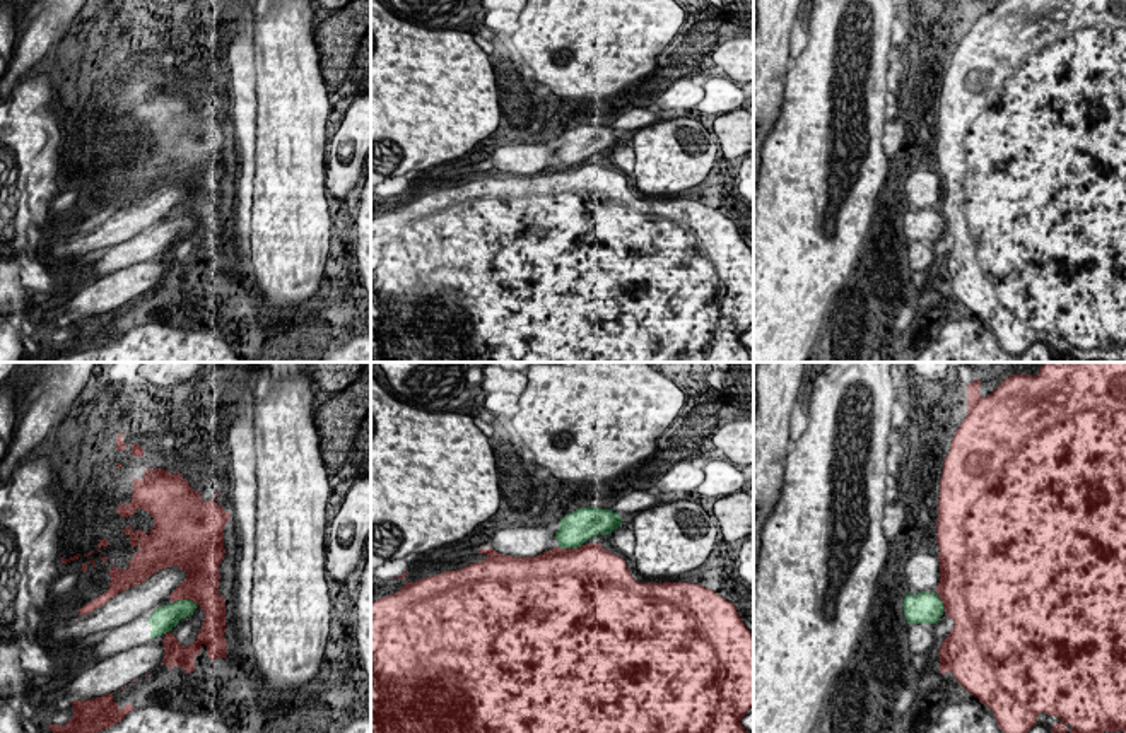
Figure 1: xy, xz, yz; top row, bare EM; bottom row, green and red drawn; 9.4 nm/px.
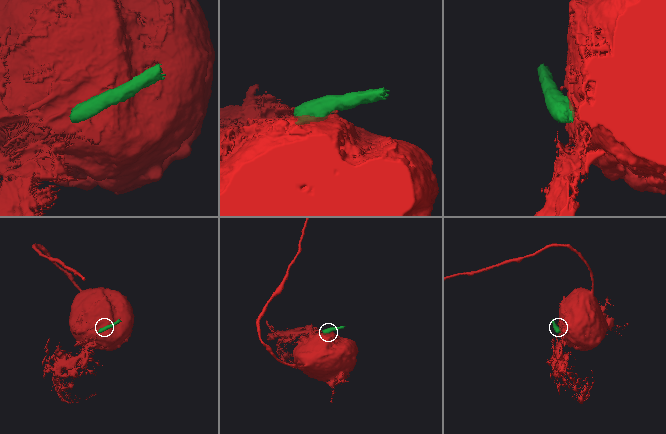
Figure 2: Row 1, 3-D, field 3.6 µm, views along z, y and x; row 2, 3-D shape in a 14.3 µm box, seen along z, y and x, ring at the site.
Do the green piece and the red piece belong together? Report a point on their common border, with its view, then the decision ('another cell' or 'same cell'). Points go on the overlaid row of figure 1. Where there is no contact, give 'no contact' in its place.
meets green in xz at (569, 547); another cell

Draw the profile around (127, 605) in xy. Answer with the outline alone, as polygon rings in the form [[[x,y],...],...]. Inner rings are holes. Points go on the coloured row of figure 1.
[[[176,566],[161,569],[138,586],[132,586],[87,615],[79,615],[53,630],[55,639],[82,639],[89,634],[120,627],[132,622],[145,610],[167,598],[183,581],[186,572]]]

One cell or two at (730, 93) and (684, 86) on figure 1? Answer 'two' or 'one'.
one

